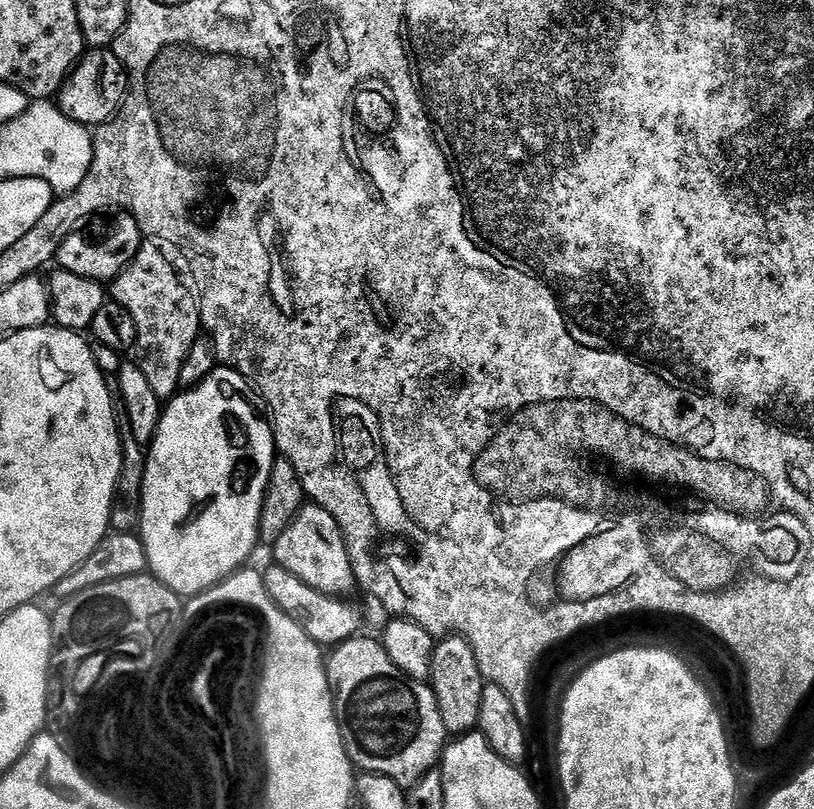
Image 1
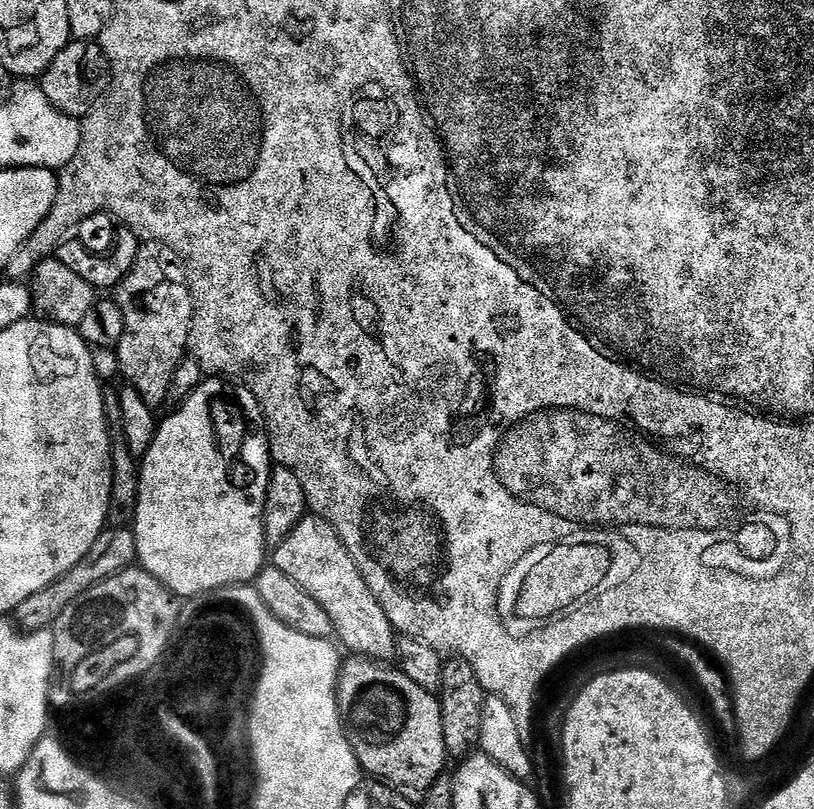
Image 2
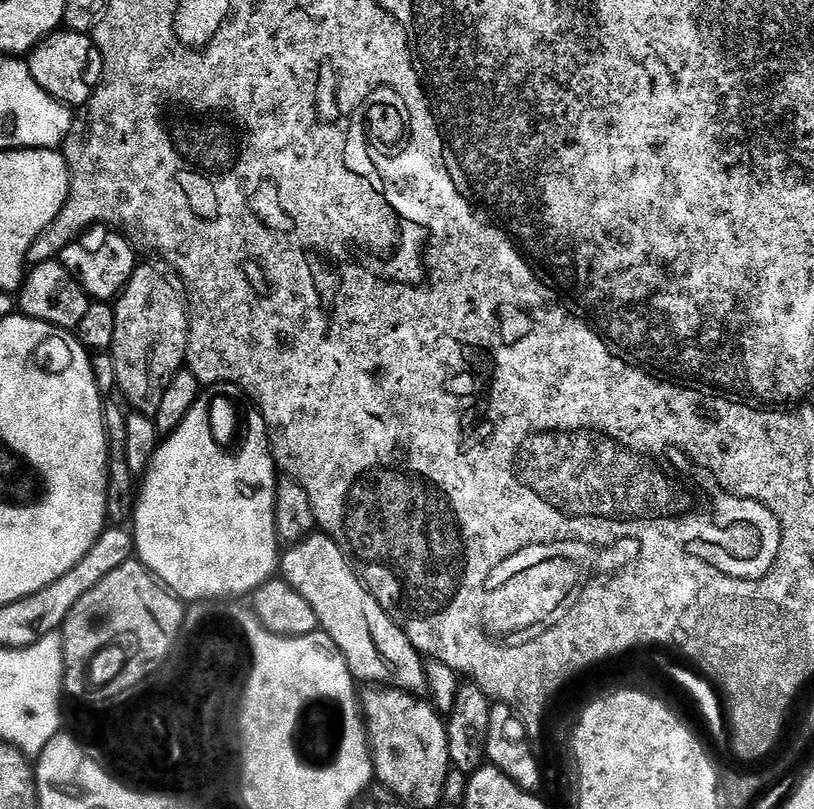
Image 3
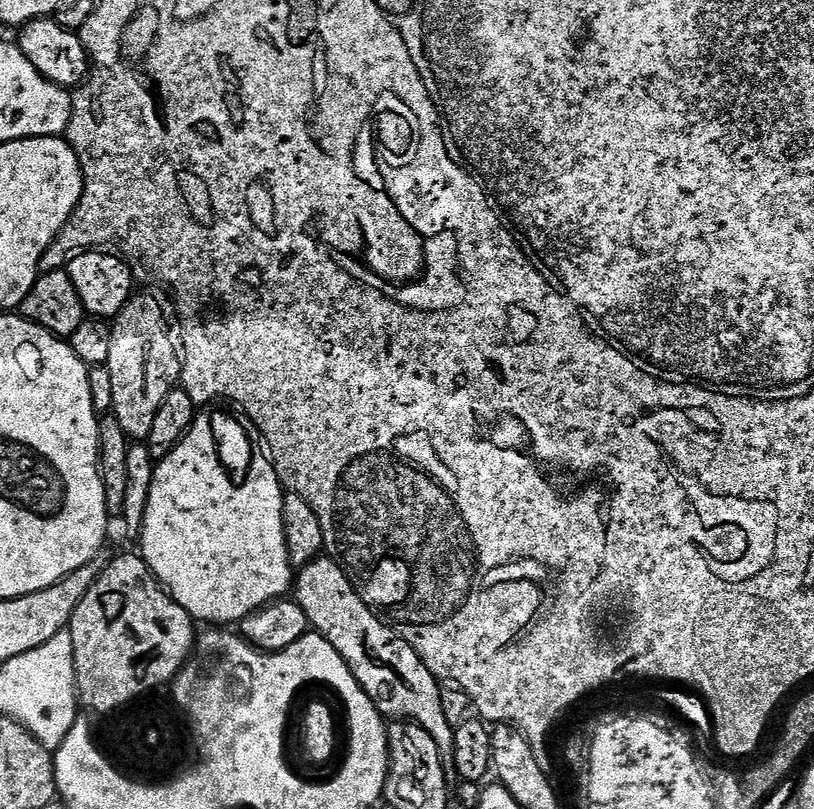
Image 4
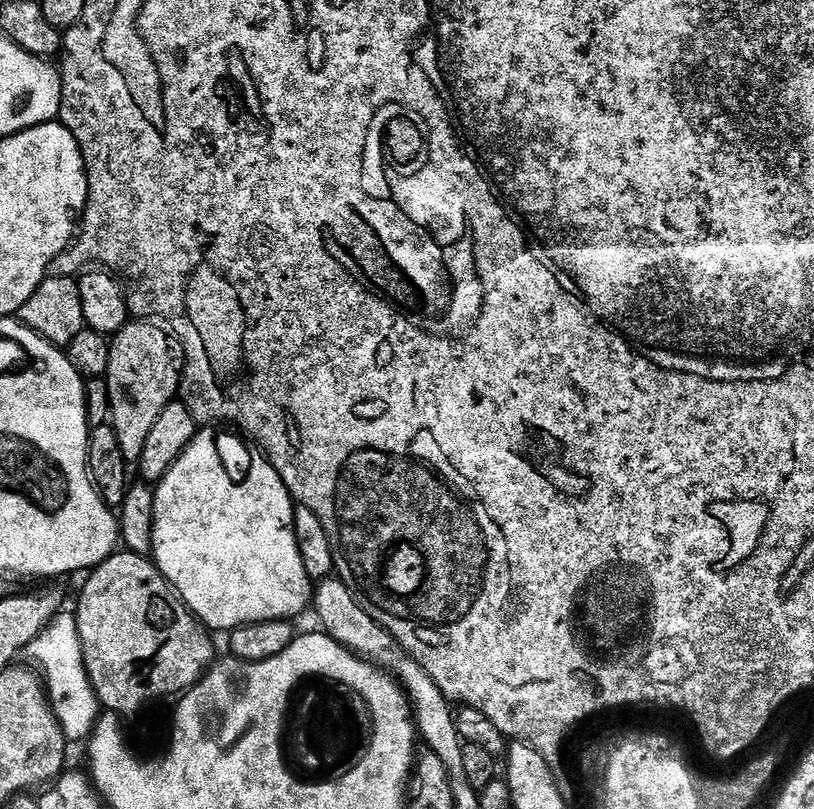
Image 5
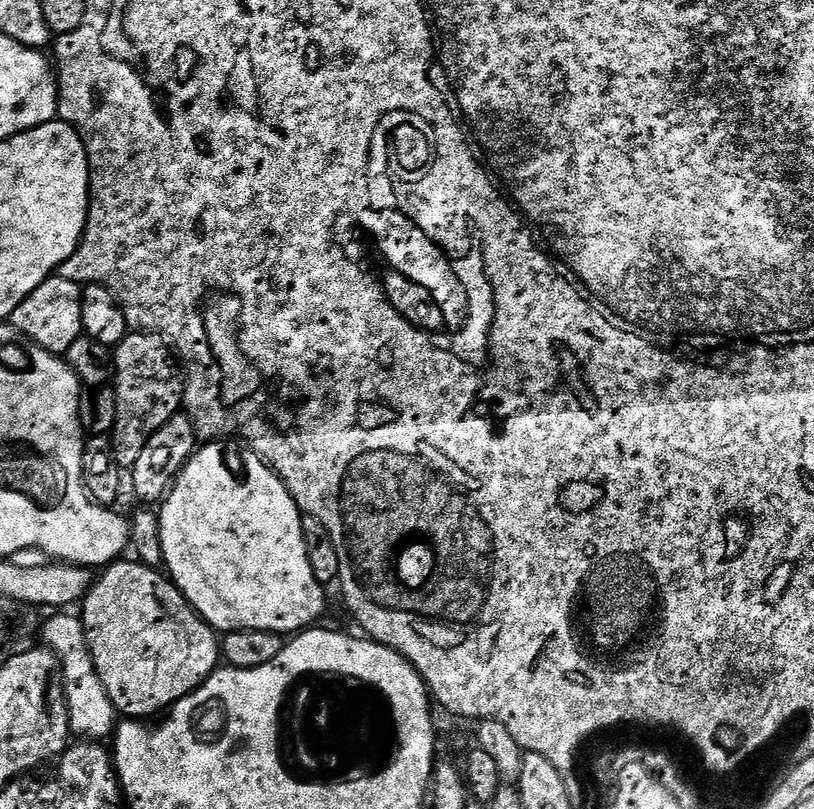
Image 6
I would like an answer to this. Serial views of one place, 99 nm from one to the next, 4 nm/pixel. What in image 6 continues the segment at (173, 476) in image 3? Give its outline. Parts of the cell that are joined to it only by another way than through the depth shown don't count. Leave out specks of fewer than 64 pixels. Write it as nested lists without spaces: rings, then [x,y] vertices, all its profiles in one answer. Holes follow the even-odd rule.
[[[224,438],[197,447],[196,451],[192,453],[192,457],[184,463],[184,469],[176,477],[176,483],[172,485],[167,496],[159,505],[158,515],[160,517],[162,554],[164,555],[163,567],[176,589],[188,599],[193,610],[208,625],[216,629],[217,633],[223,634],[234,630],[270,630],[281,634],[295,634],[313,627],[319,621],[316,619],[323,614],[328,600],[324,597],[325,585],[320,584],[318,578],[314,578],[314,570],[310,570],[310,558],[306,554],[306,538],[304,537],[304,516],[300,507],[294,502],[290,490],[286,490],[286,486],[280,481],[279,476],[260,459],[256,452],[245,450],[239,443],[229,442]]]

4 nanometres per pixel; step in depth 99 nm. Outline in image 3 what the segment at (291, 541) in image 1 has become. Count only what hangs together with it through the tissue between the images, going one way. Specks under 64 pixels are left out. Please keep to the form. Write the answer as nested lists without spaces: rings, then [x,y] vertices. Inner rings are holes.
[[[313,534],[291,545],[278,561],[278,572],[310,604],[320,623],[319,631],[332,639],[336,651],[342,654],[353,681],[365,680],[363,683],[368,686],[397,688],[411,694],[425,691],[426,677],[420,653],[412,645],[410,638],[406,638],[403,630],[384,613],[380,603],[369,594],[368,587],[357,578],[342,550],[329,536]]]

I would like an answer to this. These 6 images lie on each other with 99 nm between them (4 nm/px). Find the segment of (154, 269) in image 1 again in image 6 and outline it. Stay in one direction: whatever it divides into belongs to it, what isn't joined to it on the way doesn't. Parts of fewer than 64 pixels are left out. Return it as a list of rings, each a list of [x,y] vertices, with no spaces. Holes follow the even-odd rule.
[[[129,331],[128,337],[114,349],[114,387],[116,390],[117,414],[116,425],[110,433],[112,438],[112,454],[116,457],[117,464],[121,469],[131,470],[138,462],[142,450],[146,450],[146,442],[170,418],[181,411],[184,402],[184,380],[176,373],[172,365],[173,353],[164,349],[165,337],[155,332]]]

